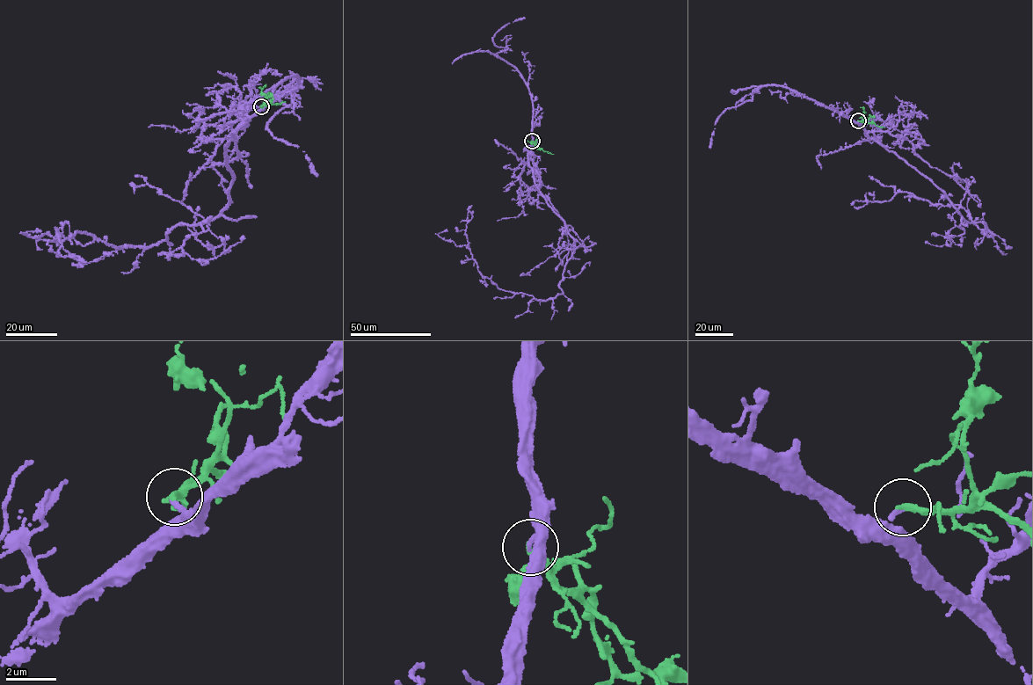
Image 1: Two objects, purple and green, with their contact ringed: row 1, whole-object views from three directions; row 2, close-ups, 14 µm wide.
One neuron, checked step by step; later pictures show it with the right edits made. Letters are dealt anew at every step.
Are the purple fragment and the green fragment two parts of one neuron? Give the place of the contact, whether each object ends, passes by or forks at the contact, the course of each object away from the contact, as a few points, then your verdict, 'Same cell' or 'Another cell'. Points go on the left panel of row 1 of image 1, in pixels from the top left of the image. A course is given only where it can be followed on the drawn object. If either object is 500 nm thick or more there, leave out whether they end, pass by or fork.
Place: (261, 106). At the ring purple ends. At the ring green ends. Course of purple: (260, 106), (224, 148), (233, 178), (226, 209), (149, 246), (58, 235), (59, 255), (86, 261). Course of green: (261, 106), (285, 101). Same cell

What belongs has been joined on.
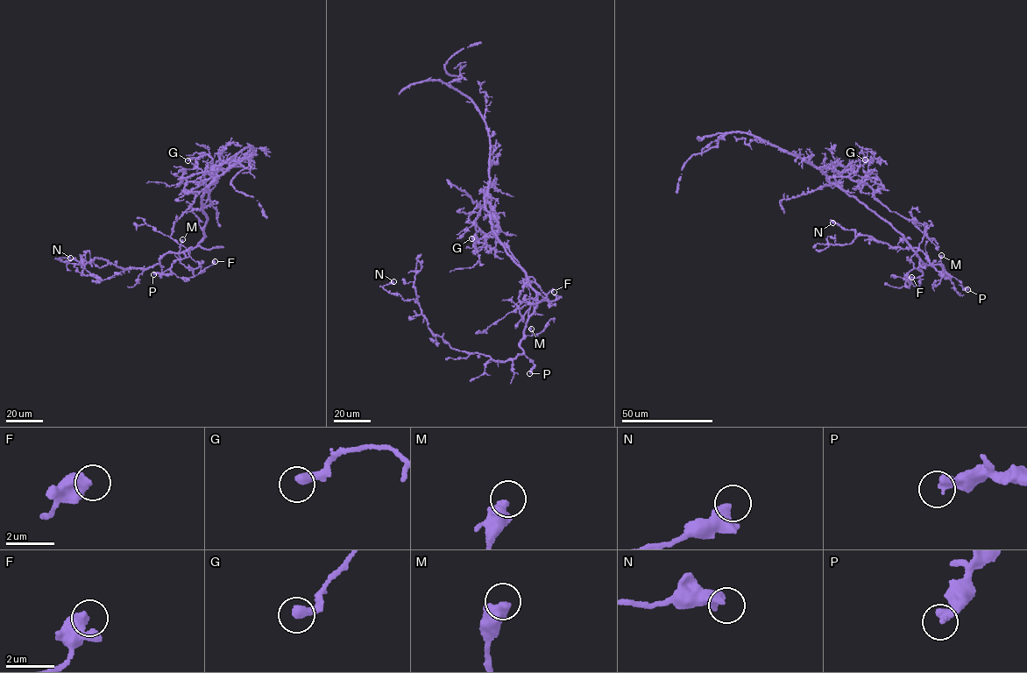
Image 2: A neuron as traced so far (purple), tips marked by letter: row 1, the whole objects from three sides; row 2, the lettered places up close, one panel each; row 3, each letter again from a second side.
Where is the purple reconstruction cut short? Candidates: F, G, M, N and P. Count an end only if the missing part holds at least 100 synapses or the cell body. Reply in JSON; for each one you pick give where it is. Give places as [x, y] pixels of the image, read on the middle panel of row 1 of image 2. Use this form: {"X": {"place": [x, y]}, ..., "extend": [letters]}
{"extend": []}

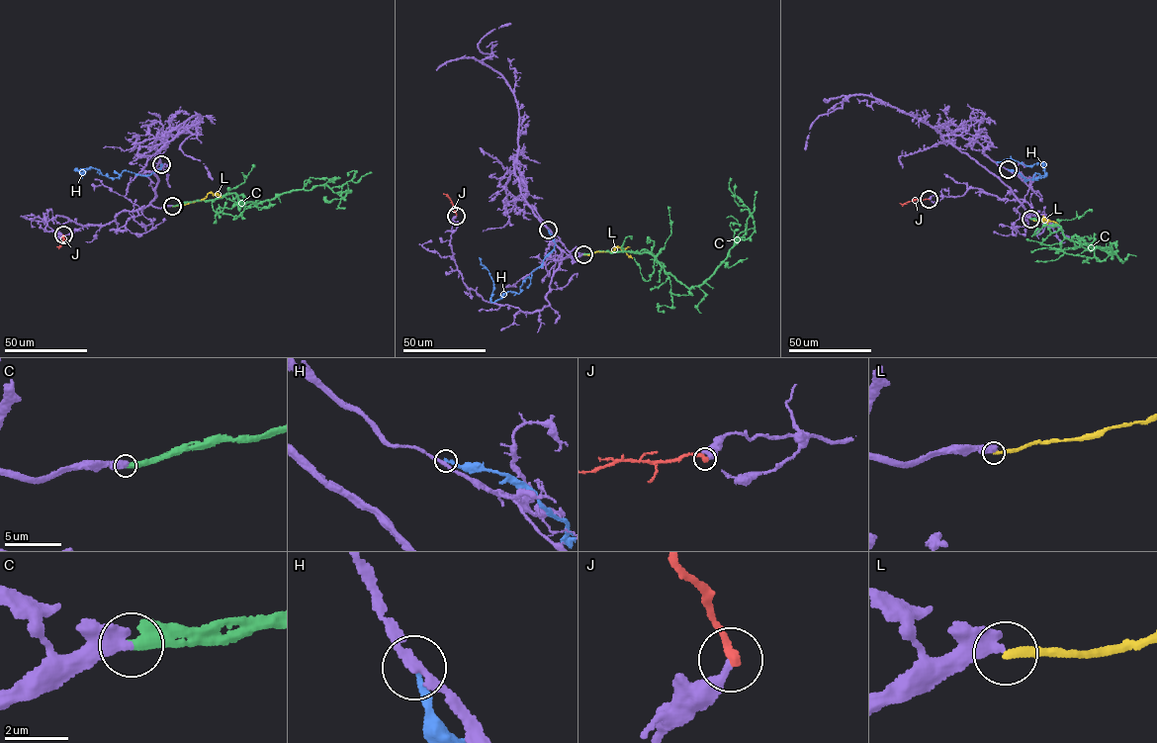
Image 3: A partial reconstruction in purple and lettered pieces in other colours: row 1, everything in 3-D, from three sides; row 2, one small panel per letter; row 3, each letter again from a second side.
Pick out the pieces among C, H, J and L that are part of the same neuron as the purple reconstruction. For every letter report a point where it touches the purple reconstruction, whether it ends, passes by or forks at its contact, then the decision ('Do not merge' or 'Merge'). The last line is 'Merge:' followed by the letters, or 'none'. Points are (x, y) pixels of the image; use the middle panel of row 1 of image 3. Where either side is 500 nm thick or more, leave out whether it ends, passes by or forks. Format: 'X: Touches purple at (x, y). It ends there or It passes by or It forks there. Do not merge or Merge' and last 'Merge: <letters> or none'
C: Touches purple at (583, 254). Merge
H: Touches purple at (548, 230). It ends there. Do not merge
J: Touches purple at (456, 216). It ends there. Do not merge
L: Touches purple at (583, 254). Do not merge
Merge: C

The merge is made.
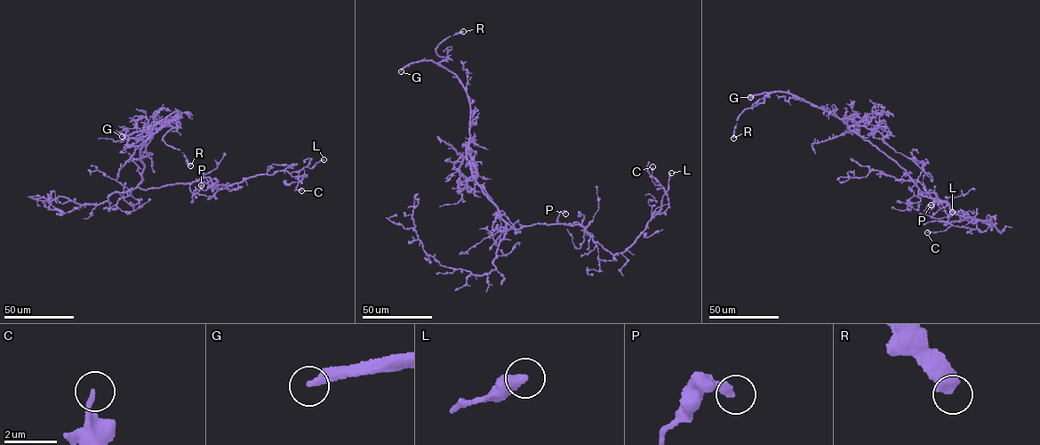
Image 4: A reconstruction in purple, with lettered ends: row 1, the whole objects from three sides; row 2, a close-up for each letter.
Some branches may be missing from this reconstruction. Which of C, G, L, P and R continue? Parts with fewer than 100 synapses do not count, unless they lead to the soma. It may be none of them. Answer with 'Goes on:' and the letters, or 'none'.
Goes on: G, R

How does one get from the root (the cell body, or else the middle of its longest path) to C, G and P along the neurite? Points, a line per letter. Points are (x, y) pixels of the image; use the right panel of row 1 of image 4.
C: (914, 182), (919, 194), (947, 202), (953, 212), (991, 222), (980, 220), (974, 230), (952, 224), (927, 232)
G: (914, 182), (894, 161), (828, 111), (788, 93), (776, 91), (748, 95), (750, 97)
P: (914, 182), (919, 194), (937, 201), (924, 211), (931, 205)

